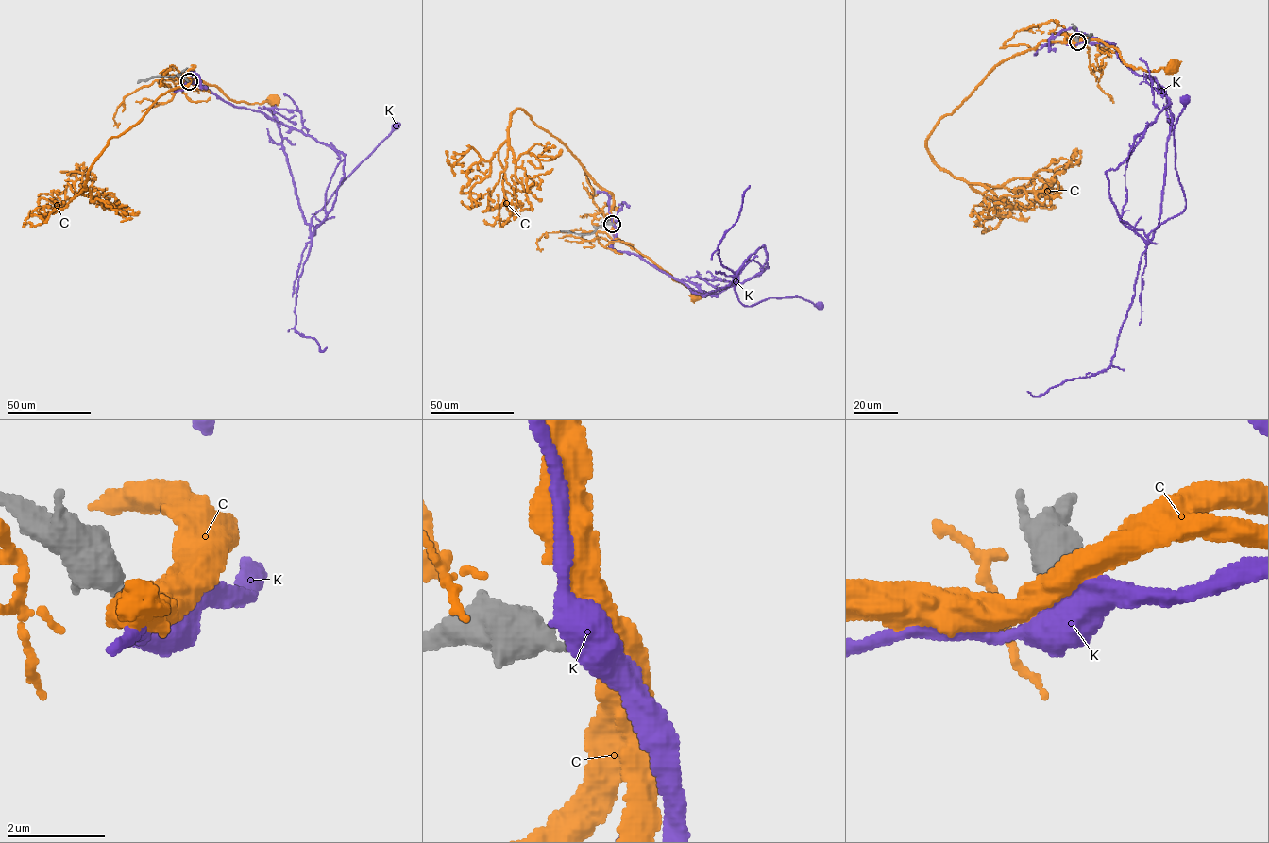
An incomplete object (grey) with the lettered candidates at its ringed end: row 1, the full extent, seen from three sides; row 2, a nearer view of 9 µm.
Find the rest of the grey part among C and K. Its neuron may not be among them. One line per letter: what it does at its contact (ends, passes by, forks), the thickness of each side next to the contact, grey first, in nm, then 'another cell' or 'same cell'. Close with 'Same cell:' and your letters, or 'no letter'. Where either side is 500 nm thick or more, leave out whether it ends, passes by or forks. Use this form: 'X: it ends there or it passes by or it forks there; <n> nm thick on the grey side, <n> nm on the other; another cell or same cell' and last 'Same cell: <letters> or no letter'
C: 280 nm thick on the grey side, 600 nm on the other; another cell
K: 240 nm thick on the grey side, 650 nm on the other; same cell
Same cell: K

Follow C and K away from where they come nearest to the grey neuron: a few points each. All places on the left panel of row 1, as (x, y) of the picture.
C: (189, 81), (200, 79), (214, 85), (236, 102), (261, 104), (273, 99)
K: (189, 81), (205, 85), (236, 107), (259, 110), (277, 122), (298, 207), (311, 233), (311, 218), (396, 125)

